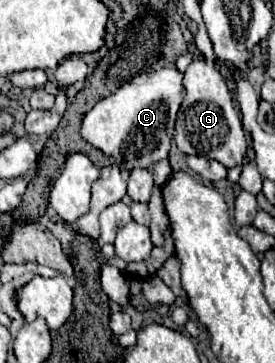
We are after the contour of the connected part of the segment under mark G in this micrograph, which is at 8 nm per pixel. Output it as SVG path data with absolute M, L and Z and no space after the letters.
M194 59L188 65L184 73L184 99L176 117L174 141L182 153L214 159L226 169L232 169L242 163L248 149L246 133L236 113L232 93L214 63Z

